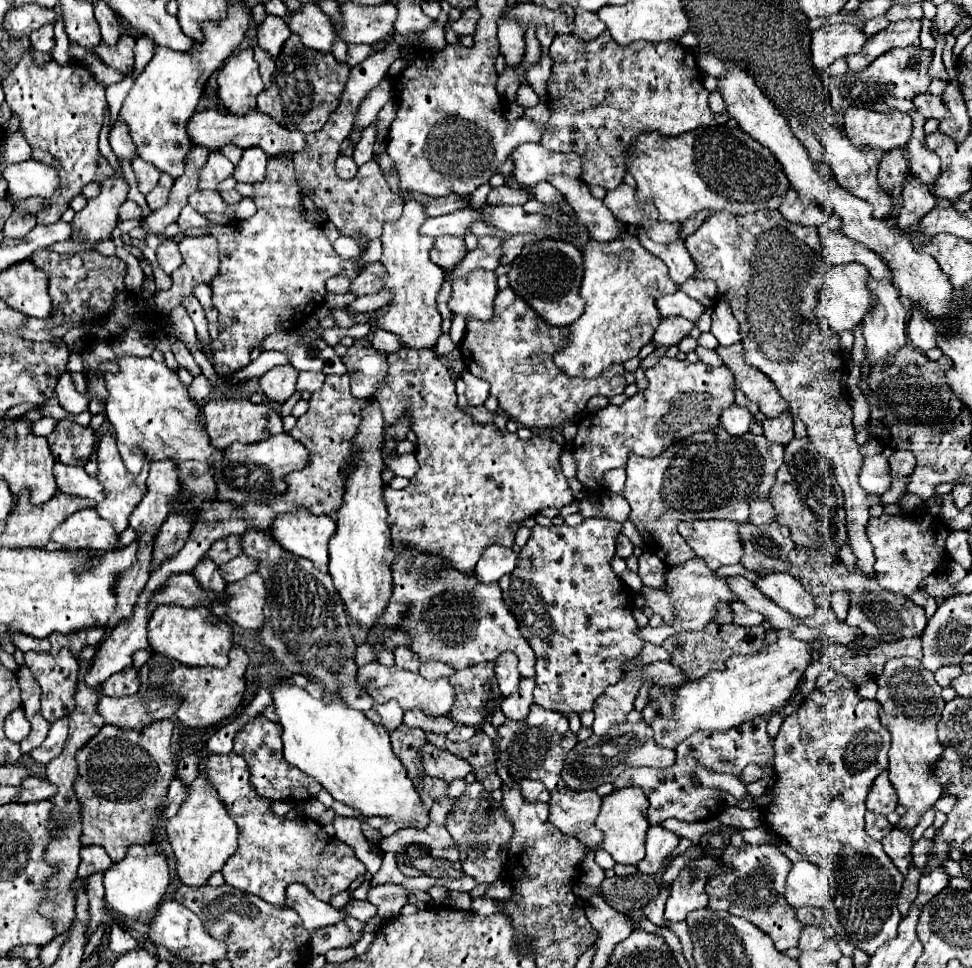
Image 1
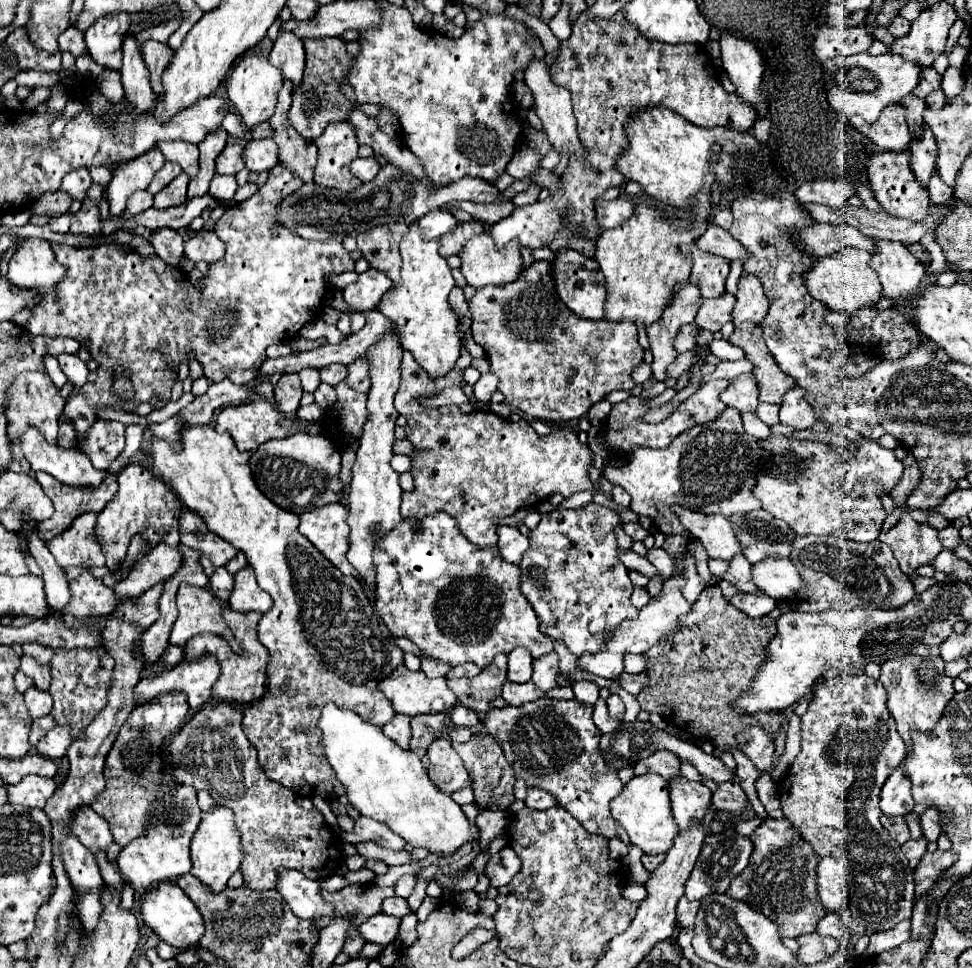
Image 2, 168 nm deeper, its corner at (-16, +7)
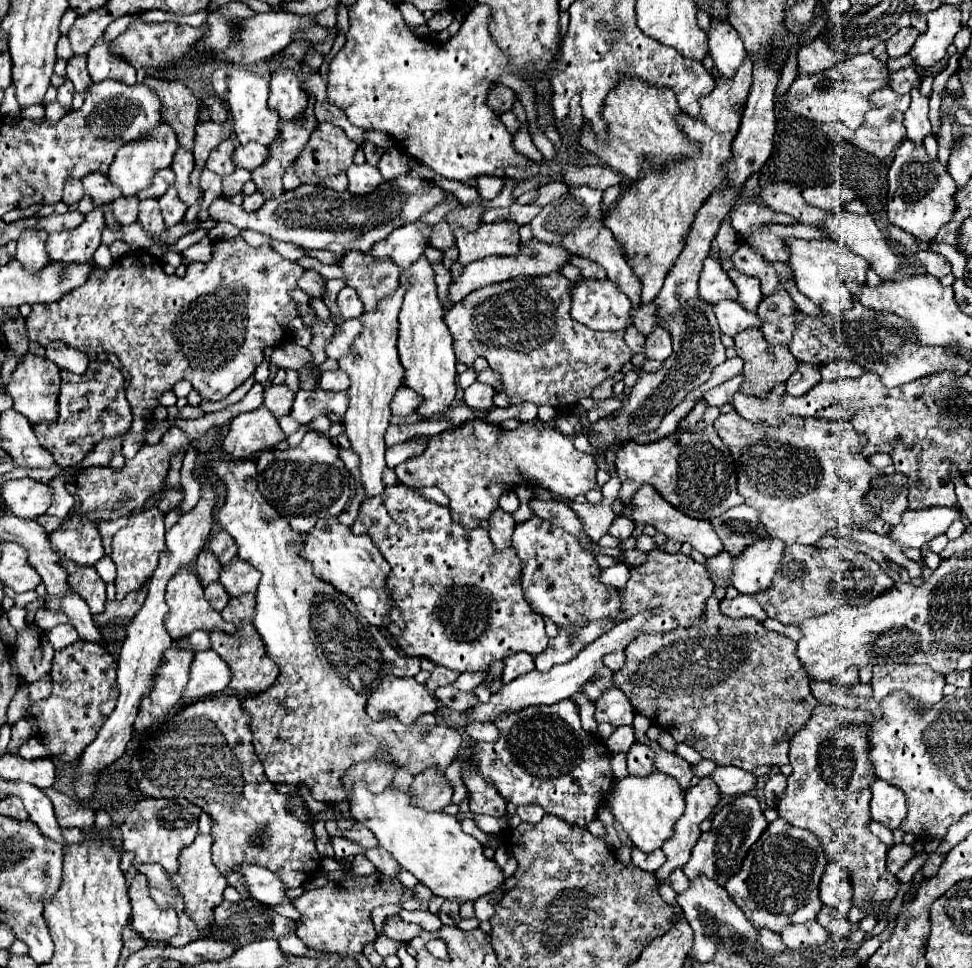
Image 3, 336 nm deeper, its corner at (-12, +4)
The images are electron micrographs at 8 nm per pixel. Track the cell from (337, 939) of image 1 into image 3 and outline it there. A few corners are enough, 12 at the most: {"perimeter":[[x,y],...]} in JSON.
{"perimeter":[[400,916],[384,920],[384,936],[408,942],[422,932]]}

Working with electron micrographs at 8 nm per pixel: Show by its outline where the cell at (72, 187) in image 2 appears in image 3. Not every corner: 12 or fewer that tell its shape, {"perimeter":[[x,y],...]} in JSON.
{"perimeter":[[84,176],[84,194],[96,206],[112,202],[120,190],[106,176]]}

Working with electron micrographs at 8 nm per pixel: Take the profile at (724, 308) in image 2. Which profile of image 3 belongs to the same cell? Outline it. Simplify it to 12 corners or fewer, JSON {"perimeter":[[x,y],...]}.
{"perimeter":[[736,300],[714,304],[720,330],[734,336],[760,326],[758,314]]}

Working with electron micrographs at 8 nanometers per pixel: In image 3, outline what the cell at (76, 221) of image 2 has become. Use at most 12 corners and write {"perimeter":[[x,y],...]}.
{"perimeter":[[86,214],[78,228],[48,234],[48,254],[86,264],[100,246],[104,214]]}

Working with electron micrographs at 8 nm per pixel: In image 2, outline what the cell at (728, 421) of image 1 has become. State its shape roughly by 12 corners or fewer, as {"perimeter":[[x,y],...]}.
{"perimeter":[[752,373],[740,375],[720,393],[726,407],[756,413],[758,385]]}

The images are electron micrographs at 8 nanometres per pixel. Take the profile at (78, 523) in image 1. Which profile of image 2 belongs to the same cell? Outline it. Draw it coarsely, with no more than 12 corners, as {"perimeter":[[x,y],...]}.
{"perimeter":[[96,517],[46,543],[60,567],[104,563]]}

